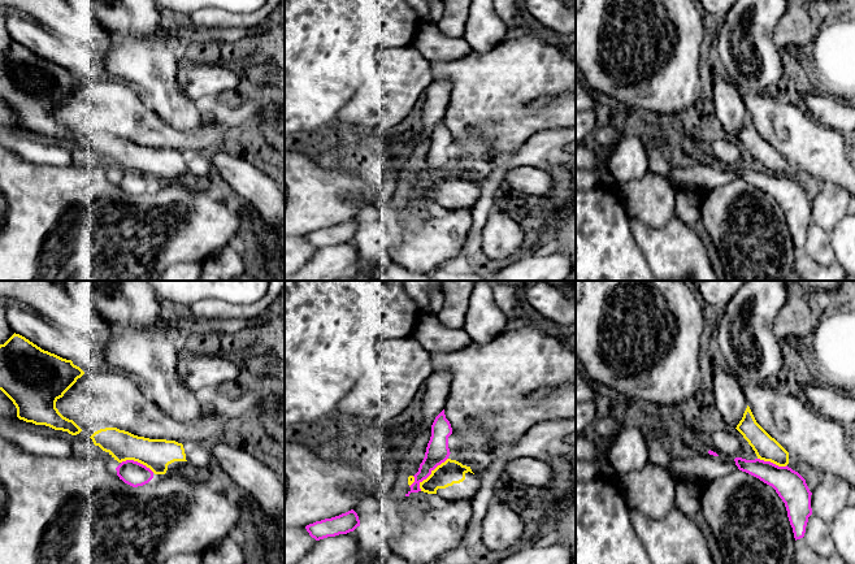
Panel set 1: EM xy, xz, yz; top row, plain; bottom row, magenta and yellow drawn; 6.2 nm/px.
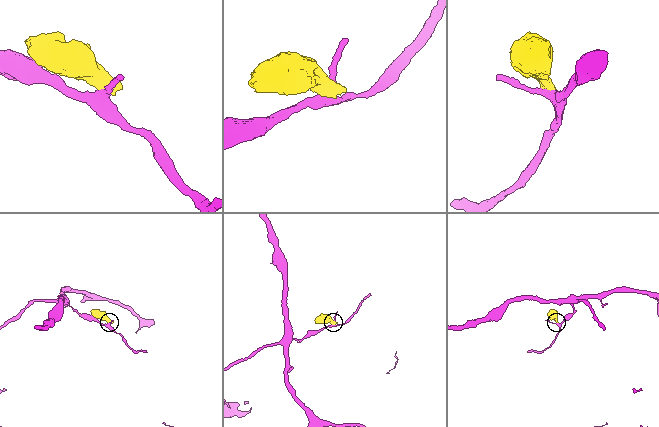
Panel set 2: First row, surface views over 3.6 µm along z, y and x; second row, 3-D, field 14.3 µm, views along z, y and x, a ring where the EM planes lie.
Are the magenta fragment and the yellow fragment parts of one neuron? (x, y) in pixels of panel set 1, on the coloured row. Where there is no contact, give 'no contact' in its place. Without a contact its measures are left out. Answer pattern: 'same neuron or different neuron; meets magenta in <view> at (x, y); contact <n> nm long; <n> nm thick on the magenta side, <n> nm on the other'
different neuron; meets magenta in xz at (430, 473); contact 260 nm long; 140 nm thick on the magenta side, 150 nm on the other

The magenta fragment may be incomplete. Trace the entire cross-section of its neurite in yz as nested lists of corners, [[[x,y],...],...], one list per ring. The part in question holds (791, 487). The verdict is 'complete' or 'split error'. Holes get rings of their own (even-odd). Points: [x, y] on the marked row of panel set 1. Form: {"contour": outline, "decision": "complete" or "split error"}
{"contour": [[[734,459],[739,470],[746,472],[772,486],[785,503],[794,538],[804,537],[808,517],[812,515],[811,495],[806,480],[791,468],[778,467],[760,459]]], "decision": "complete"}

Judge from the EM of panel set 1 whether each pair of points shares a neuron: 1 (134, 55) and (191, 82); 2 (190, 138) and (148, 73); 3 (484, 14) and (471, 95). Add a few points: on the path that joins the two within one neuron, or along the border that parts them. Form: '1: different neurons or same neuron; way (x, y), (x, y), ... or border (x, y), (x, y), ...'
1: different neurons; border (178, 69), (177, 83), (194, 102)
2: different neurons; border (159, 115), (181, 130), (192, 130), (204, 118)
3: different neurons; border (506, 39), (502, 39), (485, 52), (472, 51)

